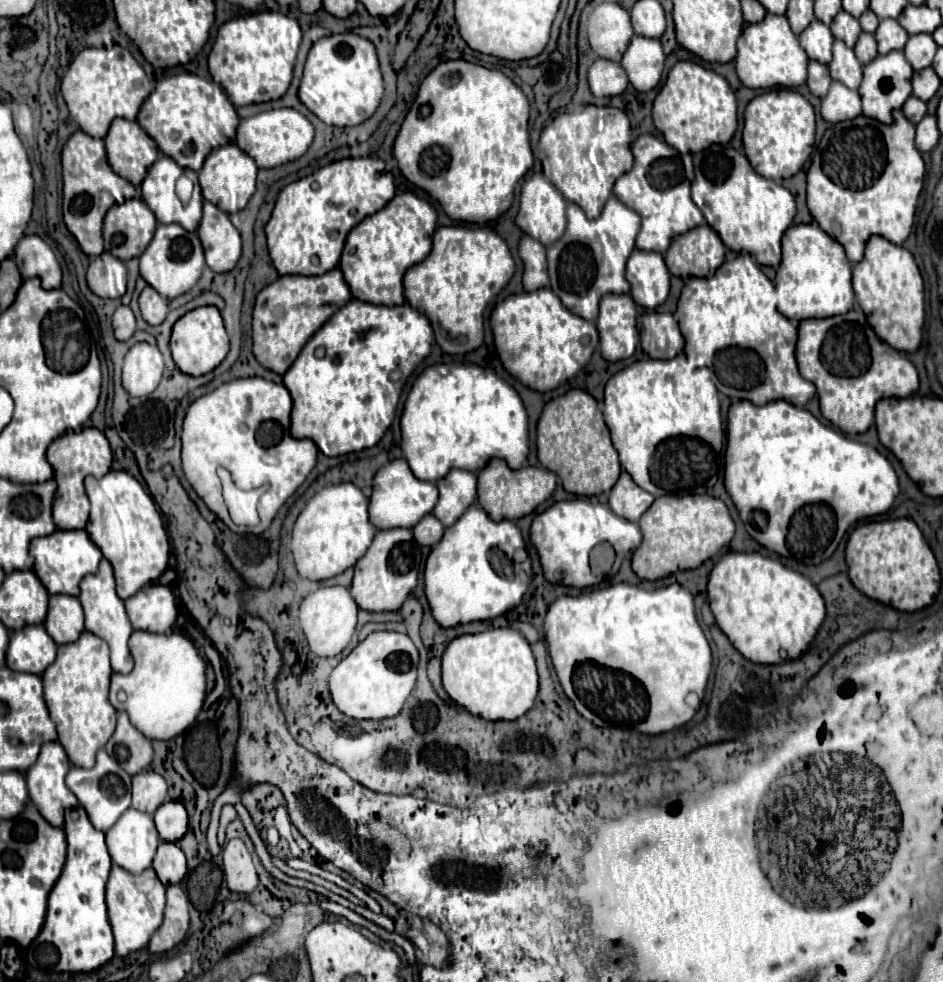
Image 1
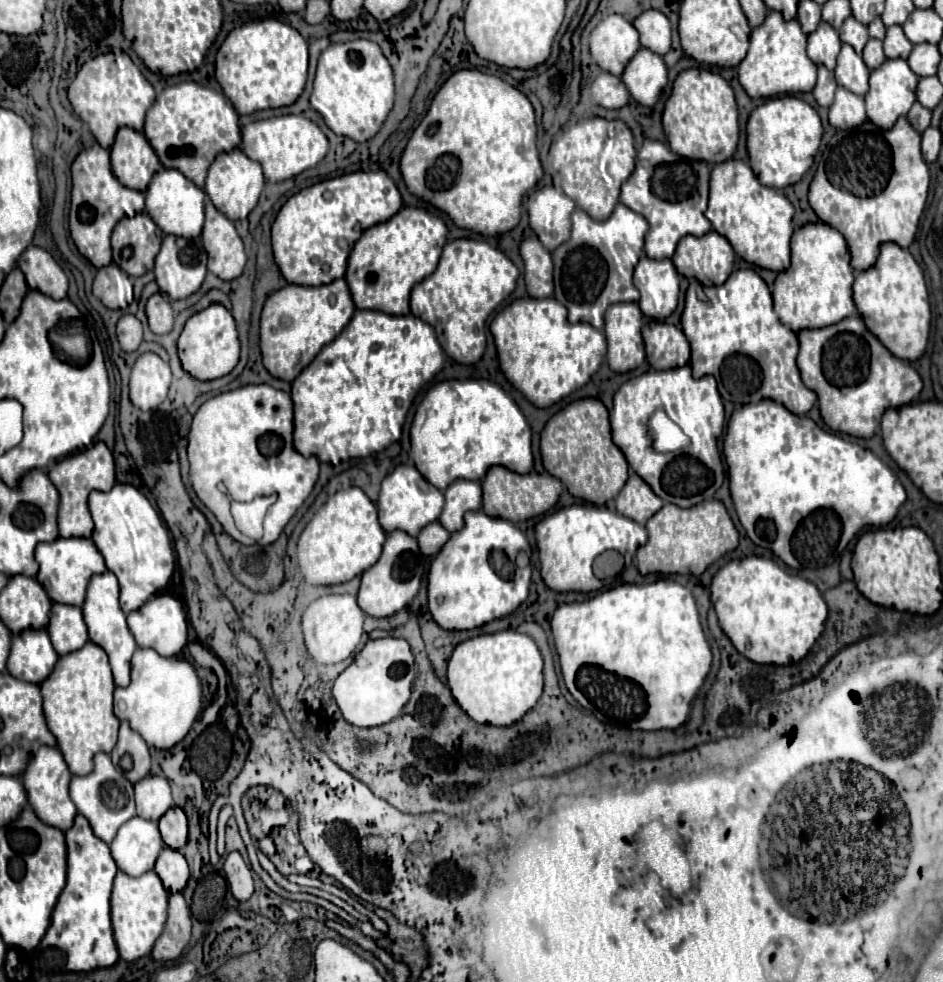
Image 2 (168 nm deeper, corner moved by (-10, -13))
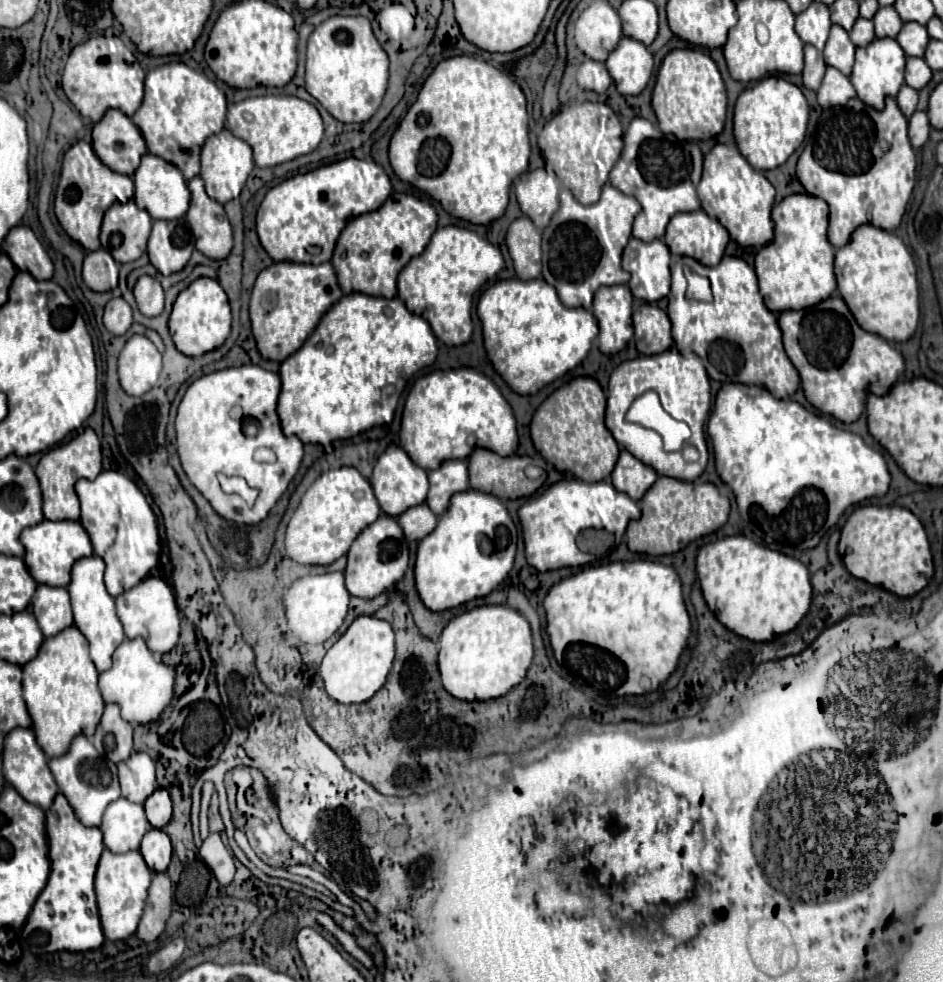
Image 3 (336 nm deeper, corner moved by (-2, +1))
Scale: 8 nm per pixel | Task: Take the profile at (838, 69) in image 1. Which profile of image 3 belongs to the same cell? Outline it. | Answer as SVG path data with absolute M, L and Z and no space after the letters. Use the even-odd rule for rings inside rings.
M832 24L830 36L824 46L824 62L828 66L834 66L842 70L842 74L850 74L854 66L854 44L848 38L848 32L842 30L842 26Z

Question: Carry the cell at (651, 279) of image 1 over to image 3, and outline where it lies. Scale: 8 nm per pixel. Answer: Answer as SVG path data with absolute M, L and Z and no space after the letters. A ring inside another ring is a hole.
M630 238L622 254L622 268L630 272L630 290L636 298L656 302L670 292L670 250L664 240L642 242Z

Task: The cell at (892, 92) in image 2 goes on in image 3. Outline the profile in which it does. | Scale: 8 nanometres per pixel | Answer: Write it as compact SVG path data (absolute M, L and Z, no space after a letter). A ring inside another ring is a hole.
M874 38L874 42L870 42L868 46L856 48L856 64L850 74L850 82L856 88L856 94L862 102L874 106L876 110L882 110L884 98L896 96L900 86L904 84L904 66L906 54L894 38Z

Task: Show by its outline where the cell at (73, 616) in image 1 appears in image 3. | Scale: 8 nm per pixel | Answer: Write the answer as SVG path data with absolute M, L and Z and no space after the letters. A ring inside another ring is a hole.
M40 584L30 606L44 636L58 634L58 630L64 630L66 626L74 624L70 610L70 596L66 588Z

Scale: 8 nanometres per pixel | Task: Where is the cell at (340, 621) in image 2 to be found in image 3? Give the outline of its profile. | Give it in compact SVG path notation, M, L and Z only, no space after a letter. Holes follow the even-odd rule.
M342 572L302 576L302 578L294 580L284 594L284 608L286 608L288 626L294 632L294 636L306 644L324 642L342 626L346 612L348 612L348 602L350 602L350 594L344 586Z

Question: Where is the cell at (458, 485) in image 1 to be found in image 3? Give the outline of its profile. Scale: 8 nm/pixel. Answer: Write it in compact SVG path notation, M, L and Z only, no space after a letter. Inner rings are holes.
M464 460L442 462L440 468L428 472L428 480L430 480L430 490L426 496L426 504L436 516L442 516L446 512L446 506L450 504L450 498L456 492L470 488Z

